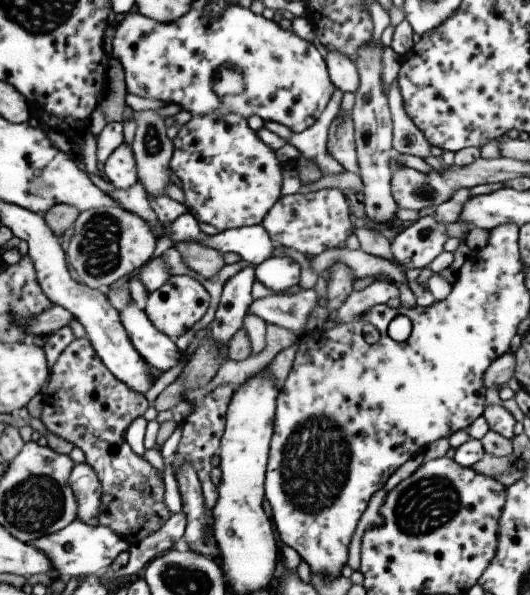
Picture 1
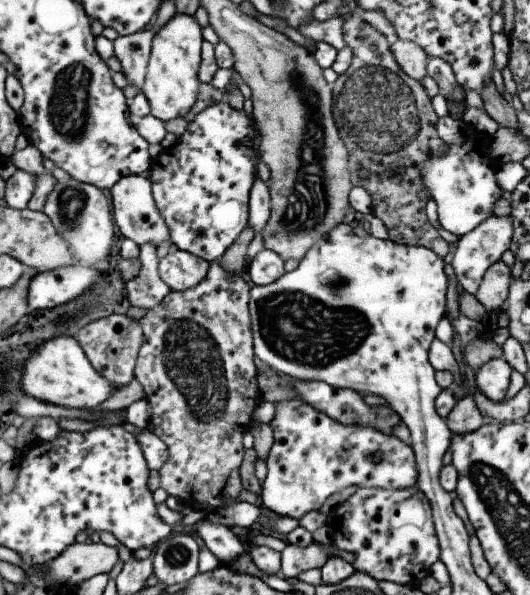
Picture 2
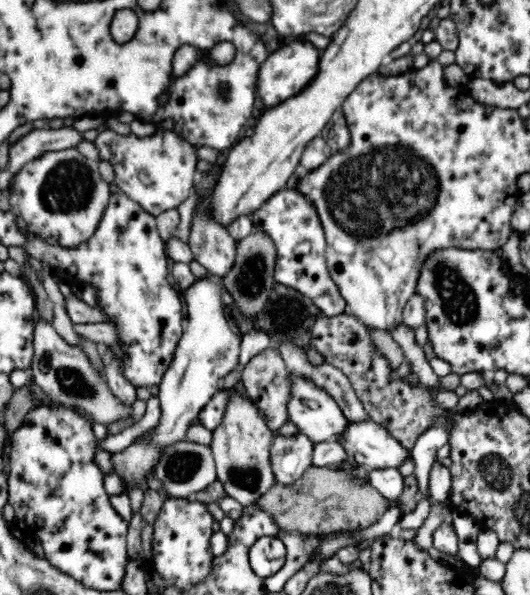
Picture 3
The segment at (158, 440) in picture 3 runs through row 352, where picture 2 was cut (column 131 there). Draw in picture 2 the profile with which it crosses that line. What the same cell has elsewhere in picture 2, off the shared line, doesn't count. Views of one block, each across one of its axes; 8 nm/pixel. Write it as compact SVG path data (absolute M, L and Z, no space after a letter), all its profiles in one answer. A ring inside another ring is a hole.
M147 175L124 176L109 189L109 194L113 207L114 226L117 226L116 229L125 239L131 239L139 247L145 243L153 243L157 246L162 242L169 241L170 252L177 250L176 246L170 242L170 232L153 200L150 180Z

